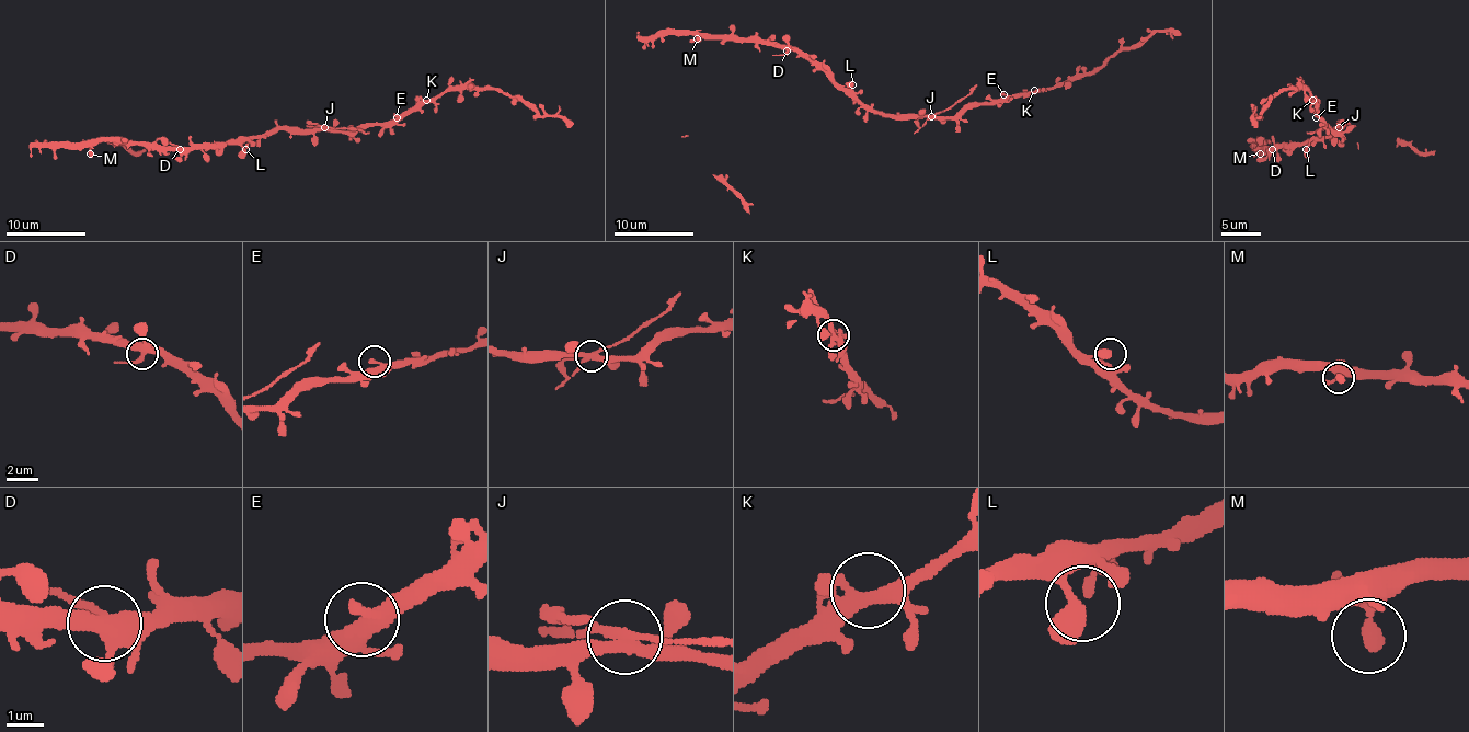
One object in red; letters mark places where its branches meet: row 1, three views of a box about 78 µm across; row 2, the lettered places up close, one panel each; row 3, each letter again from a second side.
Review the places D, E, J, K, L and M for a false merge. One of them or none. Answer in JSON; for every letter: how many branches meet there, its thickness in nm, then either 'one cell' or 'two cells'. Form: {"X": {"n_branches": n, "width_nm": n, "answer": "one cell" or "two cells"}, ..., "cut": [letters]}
{"D": {"n_branches": 5, "width_nm": 440, "answer": "one cell"}, "E": {"n_branches": 2, "width_nm": 340, "answer": "one cell"}, "J": {"n_branches": 4, "width_nm": 280, "answer": "two cells"}, "K": {"n_branches": 4, "width_nm": 320, "answer": "one cell"}, "L": {"n_branches": 2, "width_nm": 360, "answer": "one cell"}, "M": {"n_branches": 2, "width_nm": 280, "answer": "one cell"}, "cut": ["J"]}

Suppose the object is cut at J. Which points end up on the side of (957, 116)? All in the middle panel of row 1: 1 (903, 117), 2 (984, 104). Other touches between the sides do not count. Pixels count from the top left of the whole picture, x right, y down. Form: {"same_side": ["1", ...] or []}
{"same_side": ["1", "2"]}

